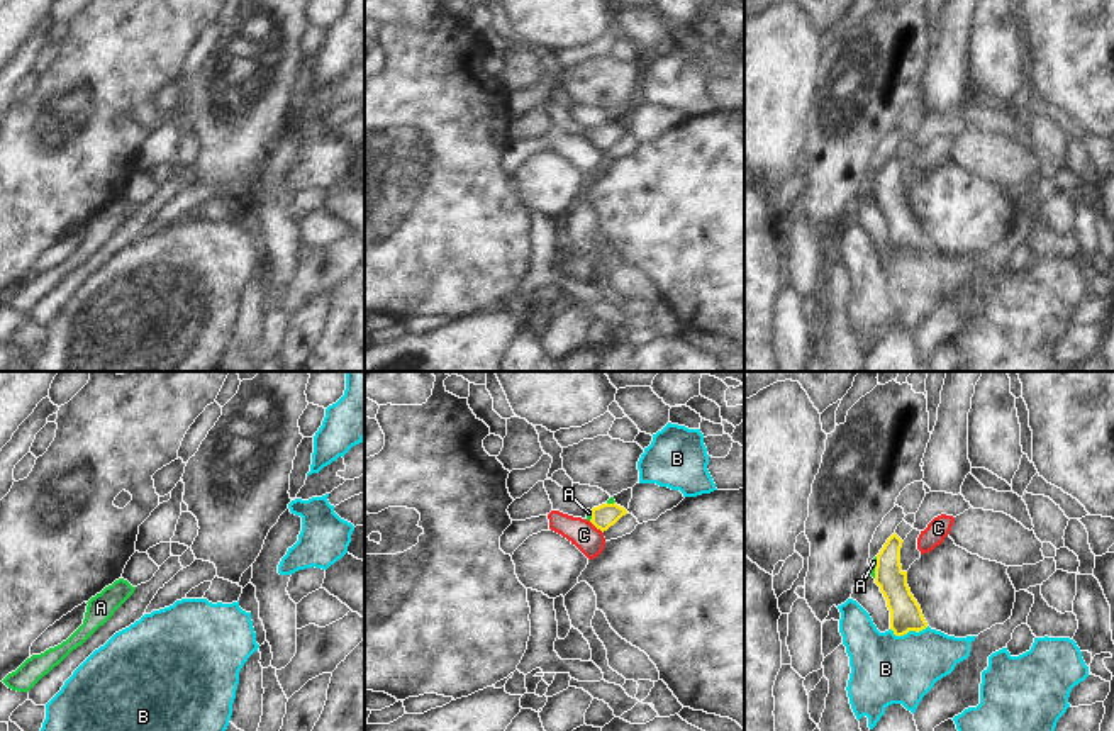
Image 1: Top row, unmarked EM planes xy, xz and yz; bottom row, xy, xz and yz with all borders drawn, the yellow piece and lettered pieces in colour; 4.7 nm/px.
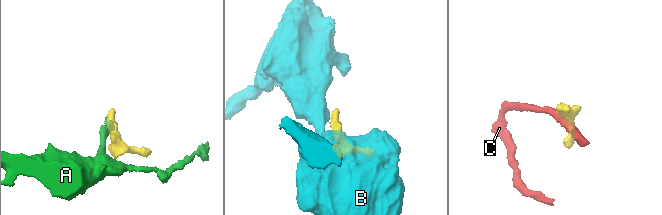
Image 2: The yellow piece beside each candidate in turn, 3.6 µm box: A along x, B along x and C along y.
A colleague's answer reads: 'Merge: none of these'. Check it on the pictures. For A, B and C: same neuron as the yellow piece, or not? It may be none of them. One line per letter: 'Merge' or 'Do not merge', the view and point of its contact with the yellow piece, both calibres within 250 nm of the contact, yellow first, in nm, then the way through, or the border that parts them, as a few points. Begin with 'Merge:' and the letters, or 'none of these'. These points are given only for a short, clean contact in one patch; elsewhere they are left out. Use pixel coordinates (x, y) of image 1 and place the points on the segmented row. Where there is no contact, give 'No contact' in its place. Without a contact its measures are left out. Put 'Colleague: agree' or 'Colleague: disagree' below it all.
Merge: A
A: Merge. Touches yellow at yz (875, 567). Thickness 140 nm (yellow) against 30 nm. Path across: yz (904, 611), (894, 585), (875, 567), (874, 562)
B: Do not merge. Touches yellow at yz (909, 630). Thickness 150 nm (yellow) against 340 nm
C: Do not merge. Touches yellow at xz (595, 526). Thickness 120 nm (yellow) against 140 nm. Boundary: xz (589, 521), (602, 533).
Colleague: disagree

